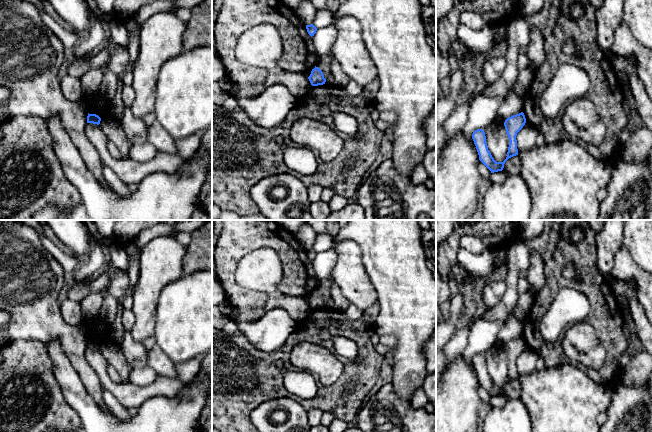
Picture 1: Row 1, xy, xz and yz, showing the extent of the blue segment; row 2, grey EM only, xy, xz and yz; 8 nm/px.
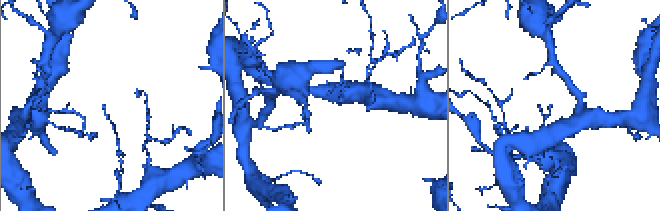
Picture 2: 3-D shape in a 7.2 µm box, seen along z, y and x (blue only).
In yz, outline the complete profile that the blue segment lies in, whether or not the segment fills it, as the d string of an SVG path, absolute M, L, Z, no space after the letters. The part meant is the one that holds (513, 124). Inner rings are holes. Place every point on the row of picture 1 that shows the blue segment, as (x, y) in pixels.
M523 112L513 115L505 120L504 126L510 143L508 147L507 157L503 162L496 162L489 152L484 130L477 129L473 132L472 139L476 146L479 160L491 171L491 173L502 171L505 162L509 158L518 155L516 136L517 133L523 128L525 123L526 118Z

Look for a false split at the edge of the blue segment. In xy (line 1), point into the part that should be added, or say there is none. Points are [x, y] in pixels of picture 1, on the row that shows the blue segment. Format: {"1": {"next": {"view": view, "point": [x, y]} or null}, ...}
{"1": {"next": null}}

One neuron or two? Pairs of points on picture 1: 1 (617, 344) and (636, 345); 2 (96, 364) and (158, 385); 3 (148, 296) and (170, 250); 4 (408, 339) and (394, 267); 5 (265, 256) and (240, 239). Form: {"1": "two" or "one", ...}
{"1": "two", "2": "one", "3": "one", "4": "one", "5": "two"}

